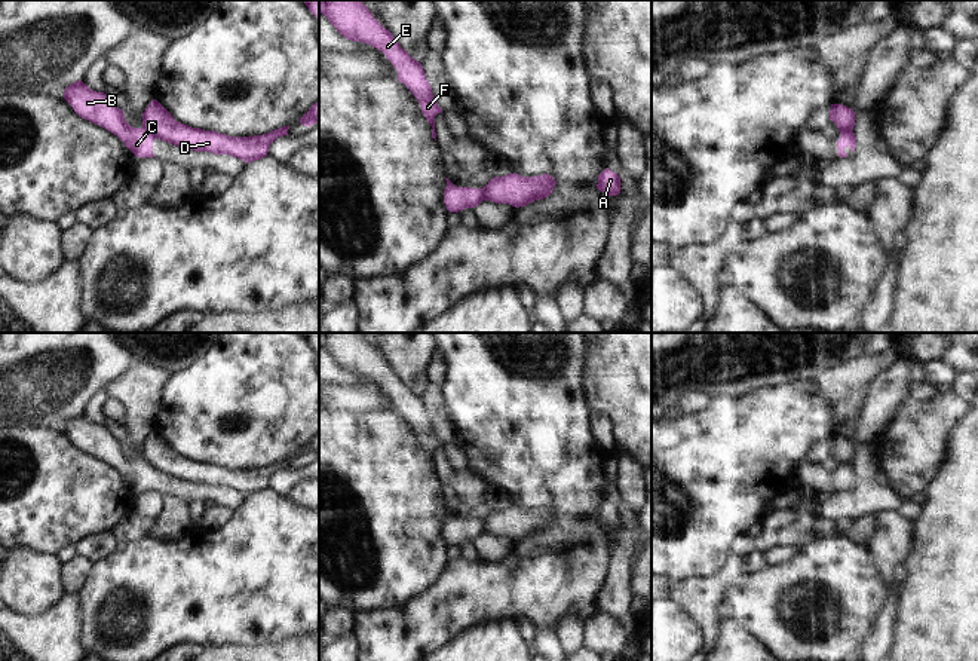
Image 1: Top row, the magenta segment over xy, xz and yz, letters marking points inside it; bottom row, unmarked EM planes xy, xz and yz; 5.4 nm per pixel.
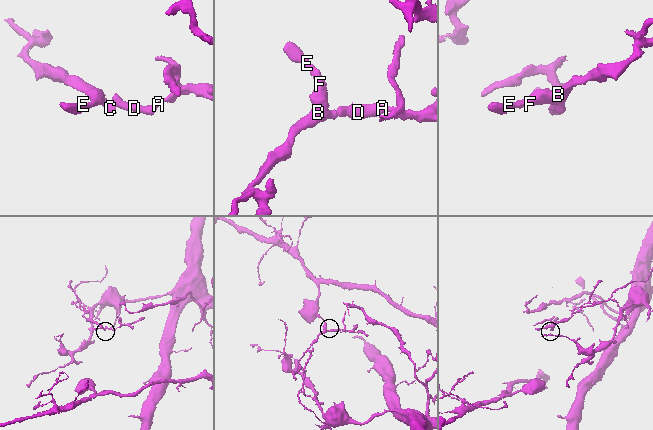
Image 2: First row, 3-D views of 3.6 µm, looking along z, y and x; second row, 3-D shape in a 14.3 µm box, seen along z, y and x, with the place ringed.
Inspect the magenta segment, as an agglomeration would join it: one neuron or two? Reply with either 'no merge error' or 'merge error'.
merge error

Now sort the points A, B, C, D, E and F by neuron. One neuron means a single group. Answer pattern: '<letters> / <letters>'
A D / B C E F

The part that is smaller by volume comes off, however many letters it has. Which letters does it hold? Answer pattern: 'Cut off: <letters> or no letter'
Cut off: A, D

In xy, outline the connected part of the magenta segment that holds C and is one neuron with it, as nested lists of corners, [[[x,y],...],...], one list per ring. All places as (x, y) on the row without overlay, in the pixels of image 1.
[[[82,413],[65,420],[64,432],[82,450],[117,468],[137,490],[156,490],[156,469],[145,460],[132,460],[120,443],[104,425],[92,423]]]

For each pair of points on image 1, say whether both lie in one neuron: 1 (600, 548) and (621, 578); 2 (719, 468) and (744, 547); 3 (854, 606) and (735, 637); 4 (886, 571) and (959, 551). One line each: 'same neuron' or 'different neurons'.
1: different neurons
2: different neurons
3: different neurons
4: different neurons

